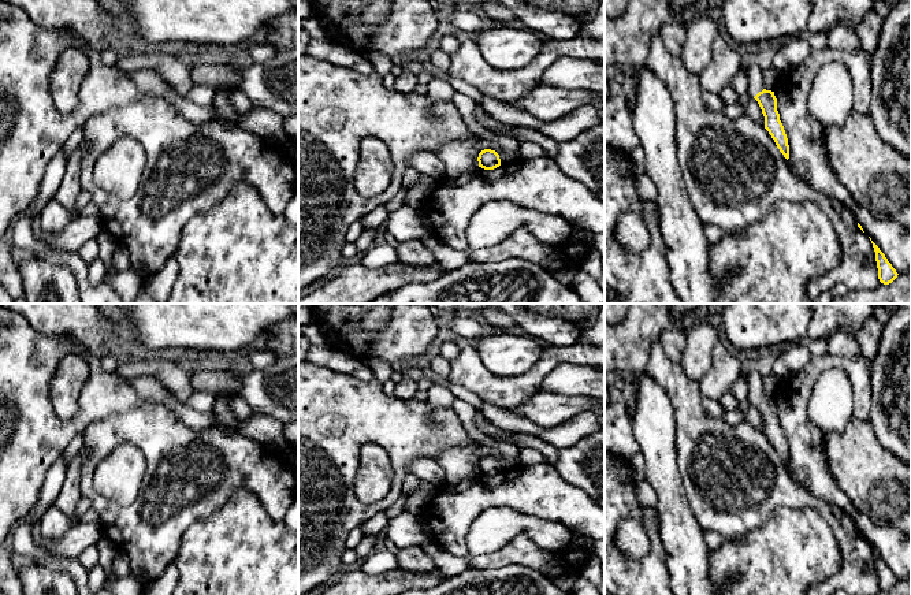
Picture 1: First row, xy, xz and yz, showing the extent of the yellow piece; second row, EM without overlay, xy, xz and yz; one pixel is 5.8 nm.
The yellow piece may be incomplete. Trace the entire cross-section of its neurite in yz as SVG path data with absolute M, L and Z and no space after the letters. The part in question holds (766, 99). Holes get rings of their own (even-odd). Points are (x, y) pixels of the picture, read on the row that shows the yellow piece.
M752 63L747 67L743 67L743 70L748 79L748 93L758 101L765 116L765 129L774 140L780 152L788 160L789 145L784 126L780 120L780 114L777 111L777 98L774 92L763 88L763 70L758 64Z

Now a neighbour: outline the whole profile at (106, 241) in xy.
M104 228L101 230L97 237L94 238L100 246L100 259L107 264L111 265L112 254L116 249L115 238Z

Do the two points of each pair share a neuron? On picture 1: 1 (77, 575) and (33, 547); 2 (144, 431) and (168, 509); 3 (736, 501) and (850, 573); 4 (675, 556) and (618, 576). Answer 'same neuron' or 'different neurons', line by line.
1: same neuron
2: same neuron
3: same neuron
4: different neurons

